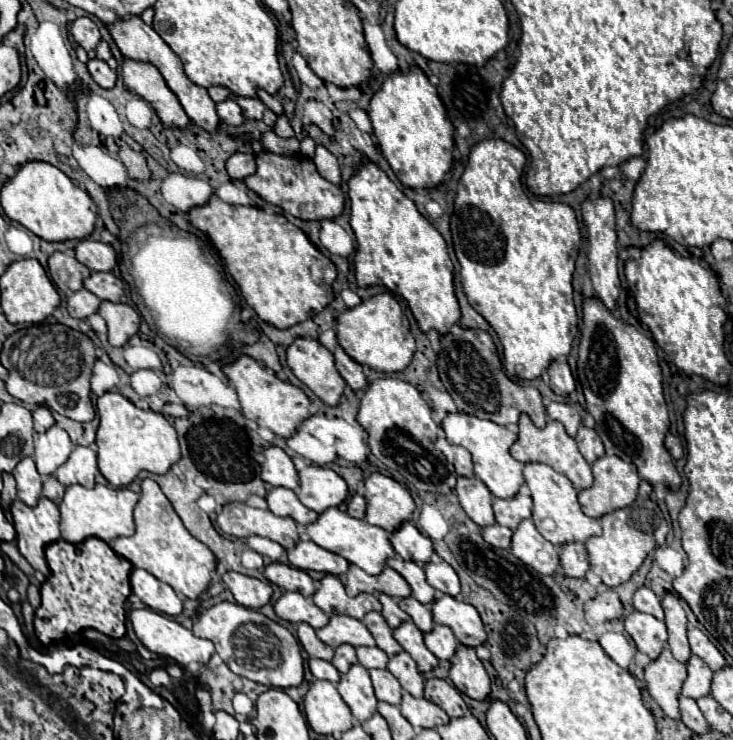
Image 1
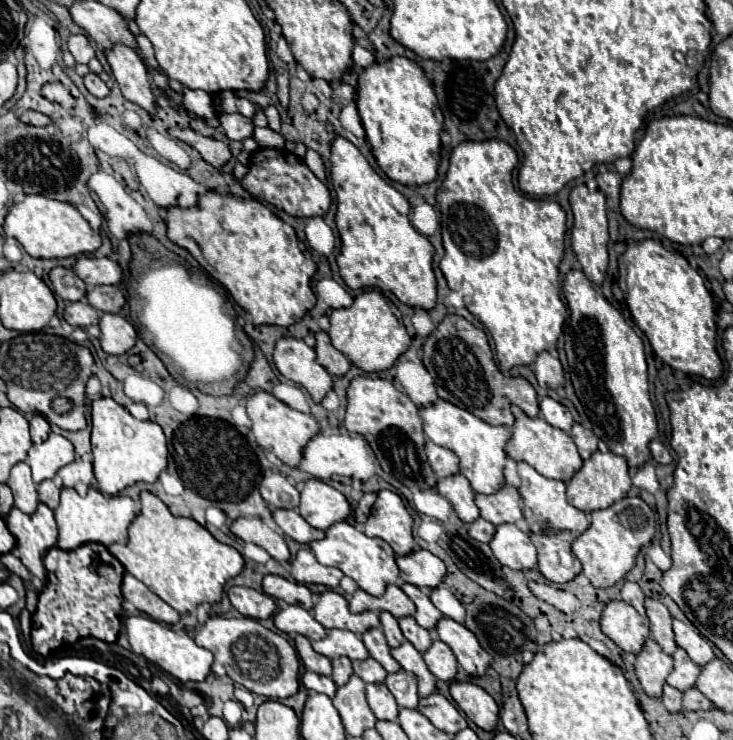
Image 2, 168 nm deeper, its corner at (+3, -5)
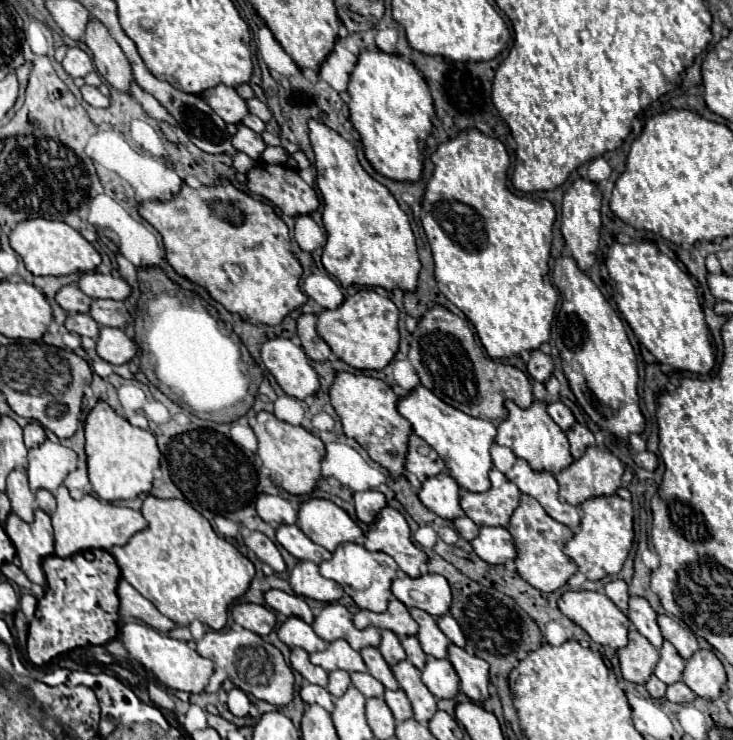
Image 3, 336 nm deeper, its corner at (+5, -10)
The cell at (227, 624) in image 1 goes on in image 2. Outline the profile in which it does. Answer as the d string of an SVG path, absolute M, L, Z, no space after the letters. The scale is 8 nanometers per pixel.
M210 617L200 633L196 635L196 643L208 651L212 651L214 659L224 665L228 677L238 685L246 687L256 695L264 695L268 699L286 699L298 693L298 653L296 649L278 633L262 627L256 619L250 617Z

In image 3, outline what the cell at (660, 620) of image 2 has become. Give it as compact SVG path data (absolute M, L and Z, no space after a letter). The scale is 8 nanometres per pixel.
M640 596L630 598L628 618L642 636L646 636L656 648L662 648L664 638L662 638L662 632L658 626L658 614L652 610L652 606L648 604L646 598L640 598Z

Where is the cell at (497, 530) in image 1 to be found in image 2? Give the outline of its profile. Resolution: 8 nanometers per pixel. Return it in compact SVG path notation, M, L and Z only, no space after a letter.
M478 517L476 521L472 521L470 525L468 525L468 535L472 537L472 539L476 539L476 541L482 541L482 543L488 543L490 539L492 539L492 533L496 531L496 527L492 525L492 523L488 523L488 521L484 521L482 517Z

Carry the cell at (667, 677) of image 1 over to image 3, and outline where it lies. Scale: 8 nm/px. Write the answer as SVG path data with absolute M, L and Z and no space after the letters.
M630 630L628 640L630 640L628 646L618 650L622 676L628 682L646 684L650 680L650 676L654 674L654 668L658 664L660 652L638 630Z

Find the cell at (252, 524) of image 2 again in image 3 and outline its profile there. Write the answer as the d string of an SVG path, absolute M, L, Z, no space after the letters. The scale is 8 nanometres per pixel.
M250 532L244 536L244 544L262 560L266 562L272 570L276 572L284 572L286 570L286 564L276 548L276 544L262 532Z

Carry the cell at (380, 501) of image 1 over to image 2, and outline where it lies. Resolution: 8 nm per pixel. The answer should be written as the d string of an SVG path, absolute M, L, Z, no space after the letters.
M388 489L378 491L378 499L364 525L368 537L384 539L396 555L408 555L418 549L412 537L412 517L404 507L404 501Z

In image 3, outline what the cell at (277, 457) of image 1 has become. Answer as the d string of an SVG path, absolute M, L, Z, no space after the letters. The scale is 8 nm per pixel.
M260 494L256 502L256 512L264 522L270 522L272 526L296 522L296 510L280 494Z

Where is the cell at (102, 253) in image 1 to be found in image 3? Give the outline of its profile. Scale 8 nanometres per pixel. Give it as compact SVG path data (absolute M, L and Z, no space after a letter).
M84 272L78 280L80 290L90 298L112 298L112 300L124 300L130 296L130 286L112 274L100 274L100 272Z

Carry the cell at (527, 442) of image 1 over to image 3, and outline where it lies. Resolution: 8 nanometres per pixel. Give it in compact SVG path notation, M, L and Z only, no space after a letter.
M506 400L504 406L508 410L508 418L498 426L496 444L510 448L514 452L514 456L526 460L534 472L560 474L564 468L568 468L574 462L574 458L570 454L570 444L568 444L566 434L546 414L544 404L534 402L530 408L522 410L512 400Z

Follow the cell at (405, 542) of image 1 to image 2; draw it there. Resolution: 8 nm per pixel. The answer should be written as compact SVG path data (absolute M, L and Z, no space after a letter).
M416 549L410 555L396 557L396 563L400 569L400 579L420 589L436 589L436 585L440 585L446 577L446 565L436 555L424 549Z

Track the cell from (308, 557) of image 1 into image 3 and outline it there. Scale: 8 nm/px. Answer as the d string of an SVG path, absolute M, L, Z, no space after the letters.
M298 562L290 572L290 586L298 596L314 598L320 602L334 602L344 596L342 586L338 582L324 578L318 572L318 564L314 562Z

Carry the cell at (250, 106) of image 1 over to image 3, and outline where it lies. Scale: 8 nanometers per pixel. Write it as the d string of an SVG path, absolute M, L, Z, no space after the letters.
M216 86L202 94L202 98L210 104L210 108L226 122L226 124L240 124L242 118L248 114L246 102L236 94L230 86Z

